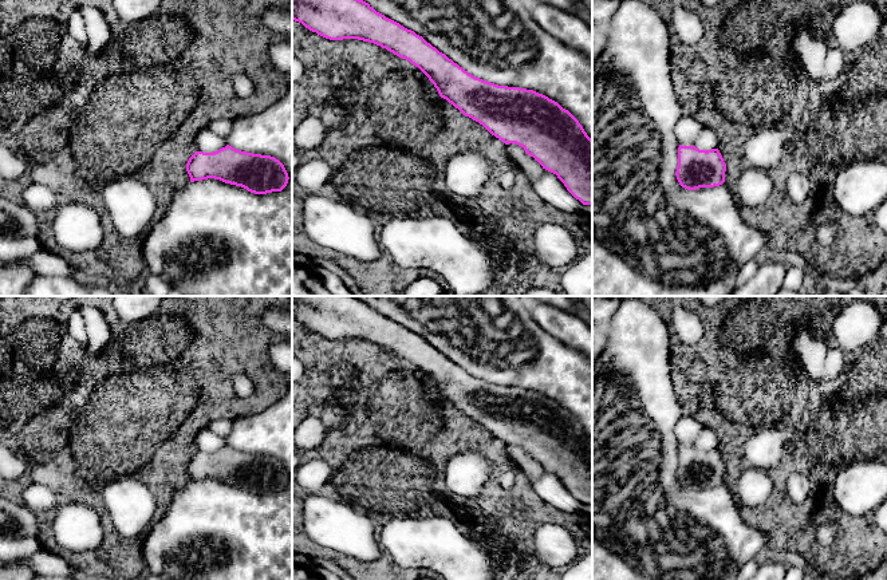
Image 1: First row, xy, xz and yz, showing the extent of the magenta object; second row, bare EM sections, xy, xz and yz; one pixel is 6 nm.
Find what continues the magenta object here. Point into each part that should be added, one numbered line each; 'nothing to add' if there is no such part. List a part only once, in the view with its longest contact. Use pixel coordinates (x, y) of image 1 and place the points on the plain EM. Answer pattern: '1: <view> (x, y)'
nothing to add

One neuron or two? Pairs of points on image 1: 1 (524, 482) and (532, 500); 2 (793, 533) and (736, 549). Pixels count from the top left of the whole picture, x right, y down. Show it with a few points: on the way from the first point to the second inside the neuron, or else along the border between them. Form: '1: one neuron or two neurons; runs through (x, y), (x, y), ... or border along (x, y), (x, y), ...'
1: one neuron; runs through (524, 486), (524, 492), (528, 496)
2: two neurons; border along (751, 524), (765, 535), (767, 547)

